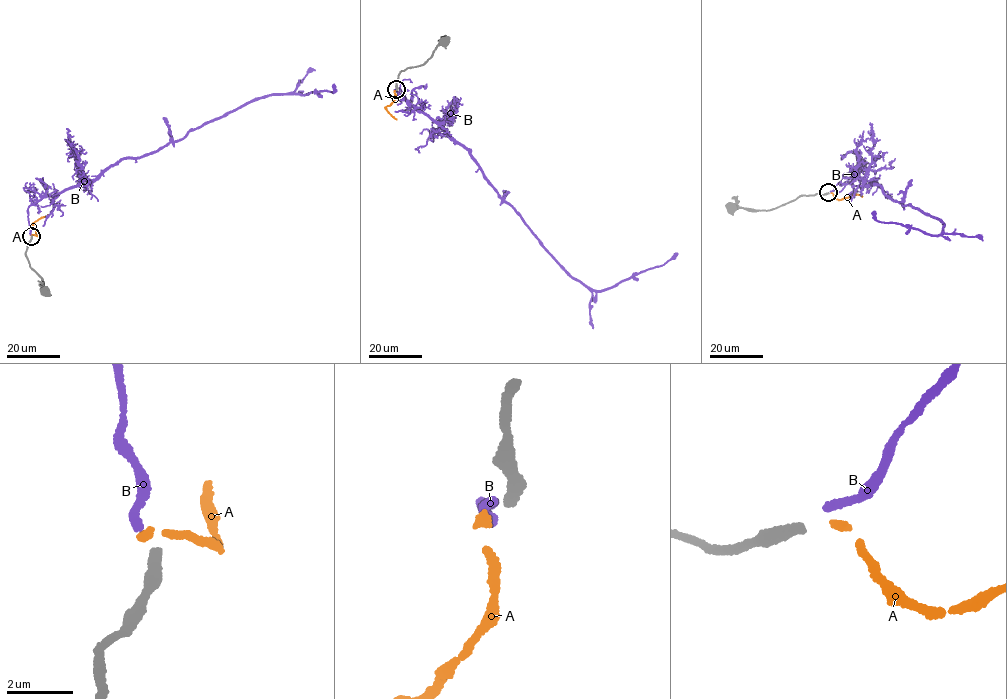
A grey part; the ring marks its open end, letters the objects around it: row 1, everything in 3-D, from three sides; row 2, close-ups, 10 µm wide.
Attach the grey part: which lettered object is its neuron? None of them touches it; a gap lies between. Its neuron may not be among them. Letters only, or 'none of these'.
A

